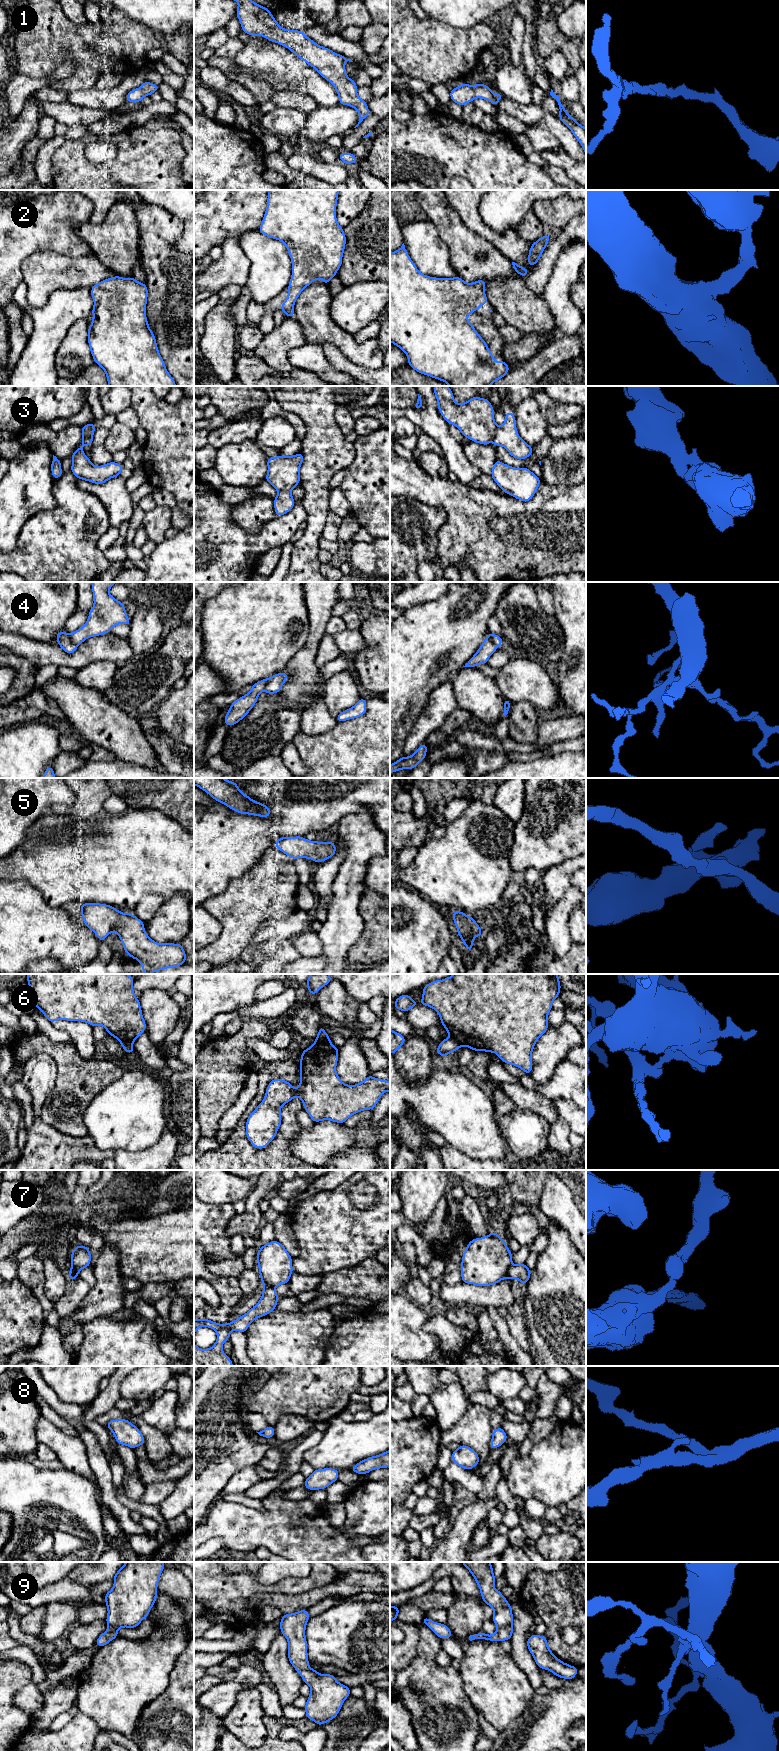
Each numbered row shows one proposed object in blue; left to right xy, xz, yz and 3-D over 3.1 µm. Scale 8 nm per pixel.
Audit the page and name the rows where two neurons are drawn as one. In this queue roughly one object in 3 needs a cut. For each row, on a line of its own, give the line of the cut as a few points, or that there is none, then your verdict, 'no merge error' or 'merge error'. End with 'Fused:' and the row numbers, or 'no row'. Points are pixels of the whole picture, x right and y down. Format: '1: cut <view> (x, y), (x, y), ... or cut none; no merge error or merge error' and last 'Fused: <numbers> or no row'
1: cut none; no merge error
2: cut none; no merge error
3: cut yz (497, 426), (492, 440); merge error
4: cut xy (69, 634), (69, 639), (77, 645); merge error
5: cut none; no merge error
6: cut xz (316, 1038), (320, 1040), (328, 1039); merge error
7: cut yz (512, 1264), (506, 1277); merge error
8: cut none; no merge error
9: cut none; no merge error
Fused: 3, 4, 6, 7

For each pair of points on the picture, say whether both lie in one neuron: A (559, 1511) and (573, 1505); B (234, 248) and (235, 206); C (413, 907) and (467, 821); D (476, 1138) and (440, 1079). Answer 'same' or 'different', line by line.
A: same
B: different
C: different
D: same

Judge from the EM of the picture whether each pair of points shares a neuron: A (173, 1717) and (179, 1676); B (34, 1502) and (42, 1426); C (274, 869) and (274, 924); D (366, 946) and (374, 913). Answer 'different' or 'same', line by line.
A: same
B: different
C: different
D: same

